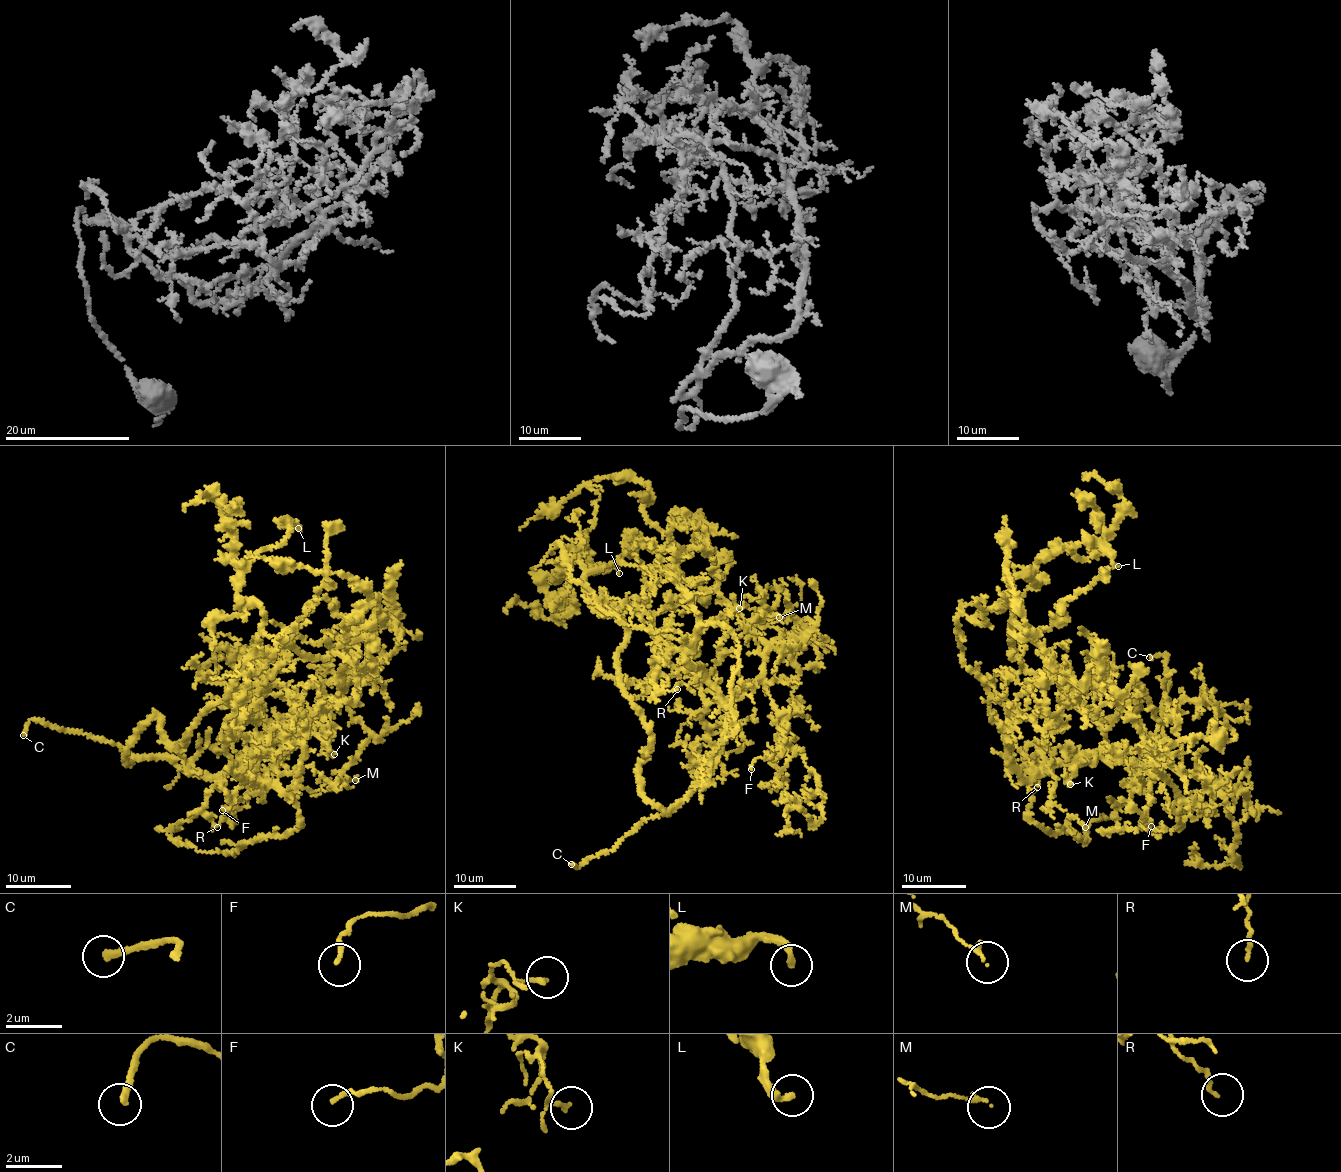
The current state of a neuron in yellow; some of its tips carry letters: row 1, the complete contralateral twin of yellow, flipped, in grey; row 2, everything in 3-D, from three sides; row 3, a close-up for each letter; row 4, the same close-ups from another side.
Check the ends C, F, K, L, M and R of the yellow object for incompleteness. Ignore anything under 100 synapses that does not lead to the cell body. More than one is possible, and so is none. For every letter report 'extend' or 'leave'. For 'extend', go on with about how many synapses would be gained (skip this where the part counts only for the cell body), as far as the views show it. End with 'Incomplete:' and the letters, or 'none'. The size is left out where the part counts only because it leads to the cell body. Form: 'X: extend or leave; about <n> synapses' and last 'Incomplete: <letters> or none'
C: extend
F: leave
K: leave
L: leave
M: leave
R: leave
Incomplete: C

